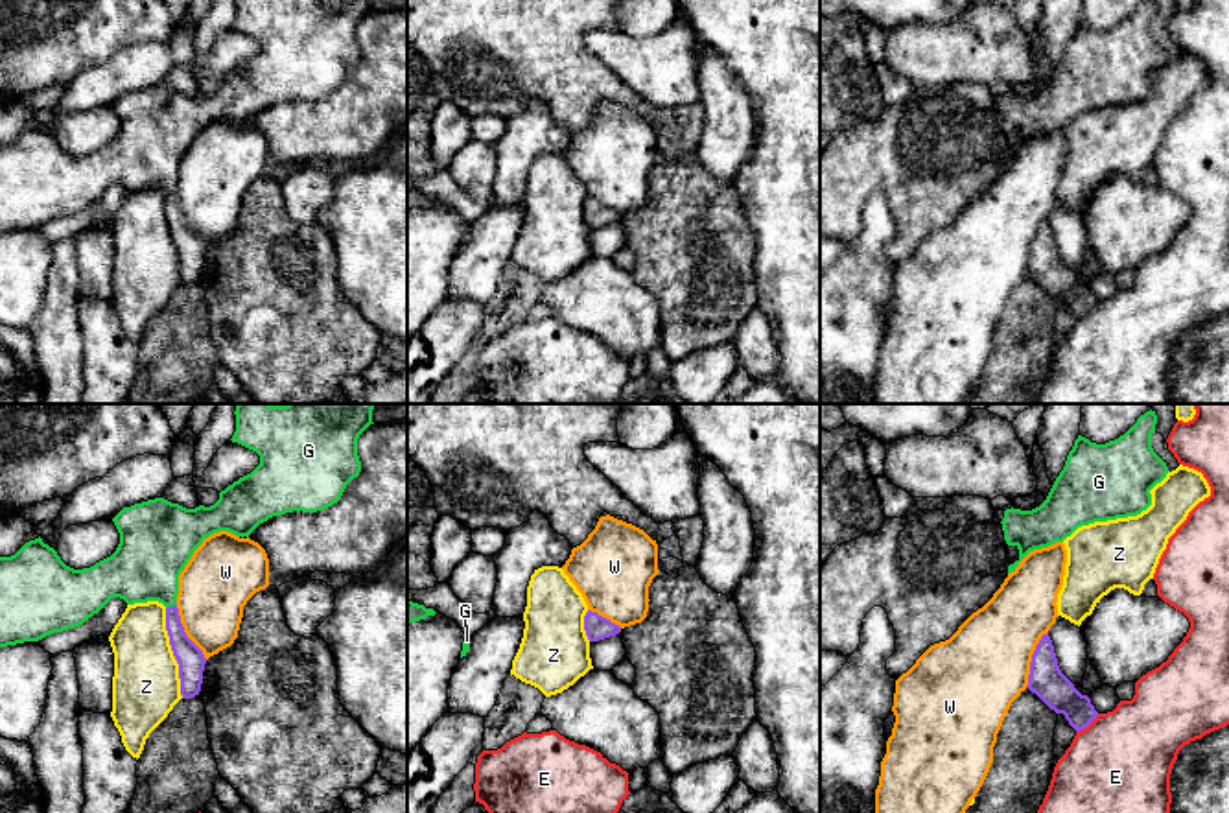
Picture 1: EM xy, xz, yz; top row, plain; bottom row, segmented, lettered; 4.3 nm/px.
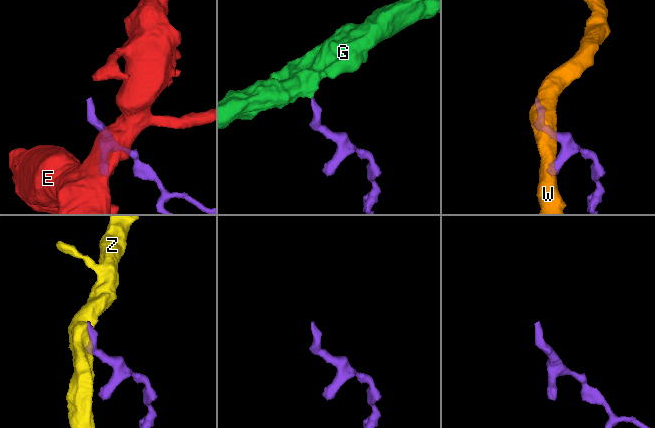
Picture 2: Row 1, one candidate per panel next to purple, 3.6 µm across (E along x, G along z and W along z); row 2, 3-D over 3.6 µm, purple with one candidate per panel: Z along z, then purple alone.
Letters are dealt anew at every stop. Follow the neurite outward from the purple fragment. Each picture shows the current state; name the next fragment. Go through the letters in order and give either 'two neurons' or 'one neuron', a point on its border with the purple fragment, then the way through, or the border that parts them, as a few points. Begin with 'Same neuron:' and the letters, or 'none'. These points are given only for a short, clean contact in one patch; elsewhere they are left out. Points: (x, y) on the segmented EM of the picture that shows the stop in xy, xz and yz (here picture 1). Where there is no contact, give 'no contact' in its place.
Same neuron: G
E: two neurons; contact yz (1088, 725)
G: one neuron; contact xy (170, 607); way xy (190, 659), (177, 638), (170, 607), (152, 574), (152, 553)
W: two neurons; contact yz (1032, 659); border yz (1047, 631), (1036, 646), (1025, 686)
Z: two neurons; contact xy (174, 653); border xy (164, 609), (164, 629), (177, 664), (179, 694), (183, 697)

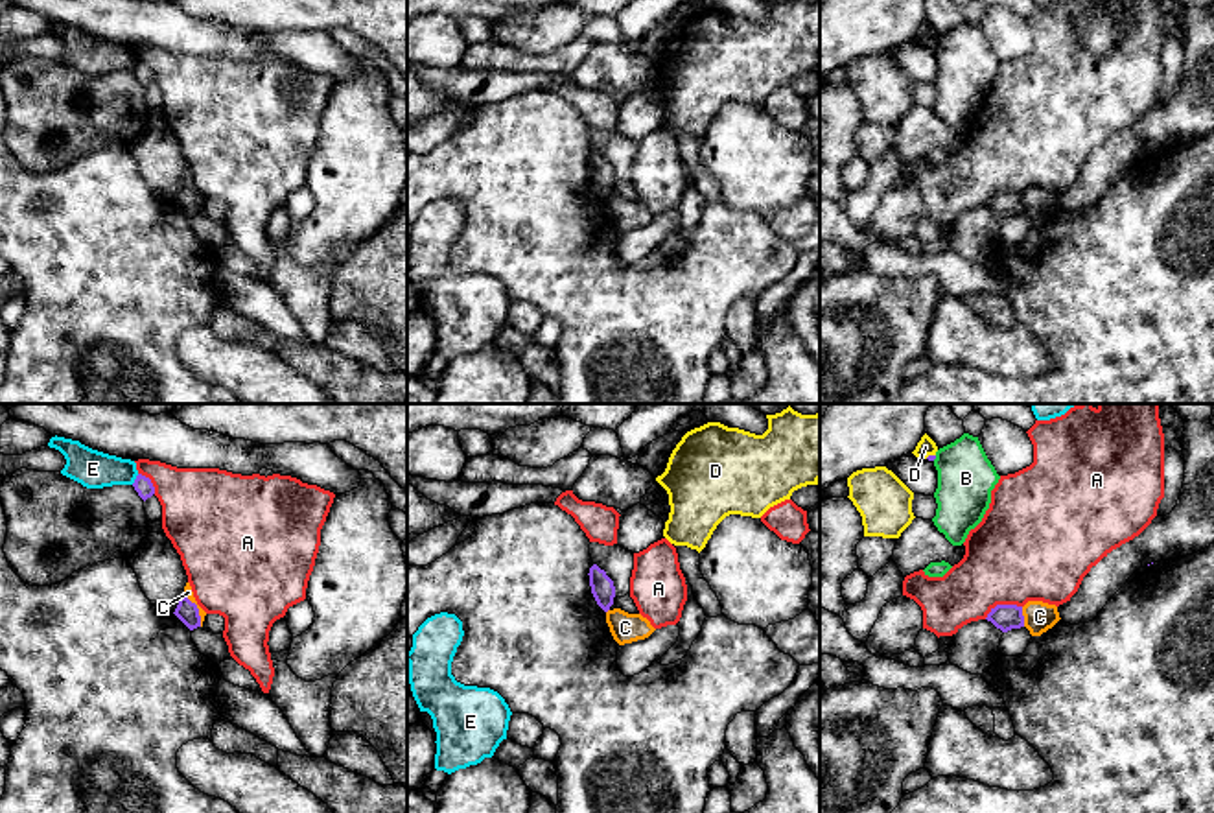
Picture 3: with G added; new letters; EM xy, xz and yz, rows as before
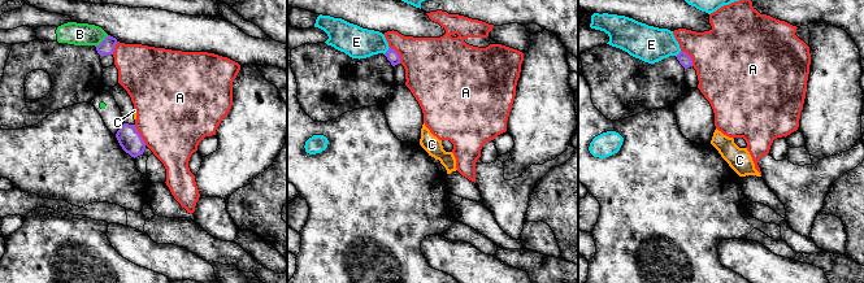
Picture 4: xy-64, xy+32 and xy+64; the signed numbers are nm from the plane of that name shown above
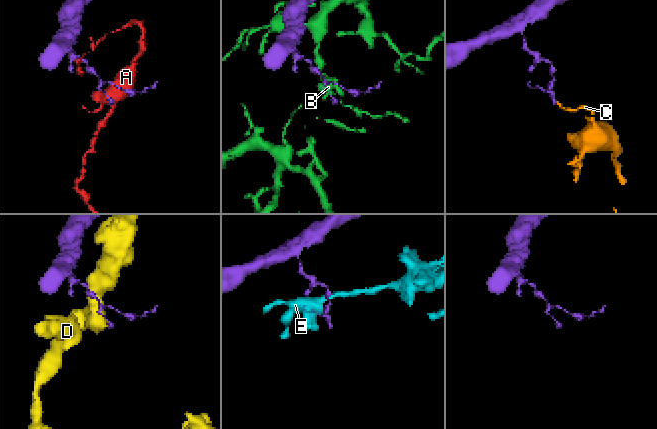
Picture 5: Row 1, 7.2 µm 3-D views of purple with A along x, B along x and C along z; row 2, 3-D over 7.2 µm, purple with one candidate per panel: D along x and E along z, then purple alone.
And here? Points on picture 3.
Same neuron: none
A: two neurons; contact yz (1003, 605)
B: two neurons; contact yz (934, 458)
C: two neurons; contact xy (198, 609); border xy (183, 594), (196, 605), (201, 625)
D: two neurons; contact yz (929, 456)
E: two neurons; contact xy (135, 480); border xy (139, 474), (131, 483)

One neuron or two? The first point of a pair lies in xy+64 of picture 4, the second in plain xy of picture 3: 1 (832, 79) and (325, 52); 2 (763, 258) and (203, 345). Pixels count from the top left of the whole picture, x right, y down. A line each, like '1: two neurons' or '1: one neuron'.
1: two neurons
2: one neuron

